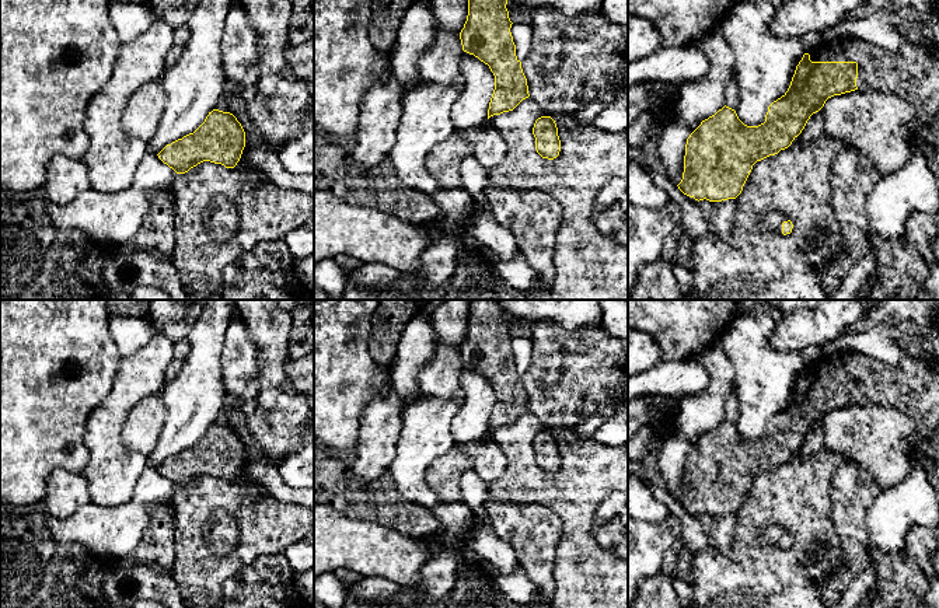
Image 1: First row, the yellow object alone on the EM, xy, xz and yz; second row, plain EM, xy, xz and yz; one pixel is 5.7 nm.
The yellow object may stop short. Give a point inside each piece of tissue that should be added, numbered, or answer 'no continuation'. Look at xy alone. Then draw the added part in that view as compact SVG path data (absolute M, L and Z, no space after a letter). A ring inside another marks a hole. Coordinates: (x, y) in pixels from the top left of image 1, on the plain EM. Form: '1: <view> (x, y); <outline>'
no continuation

